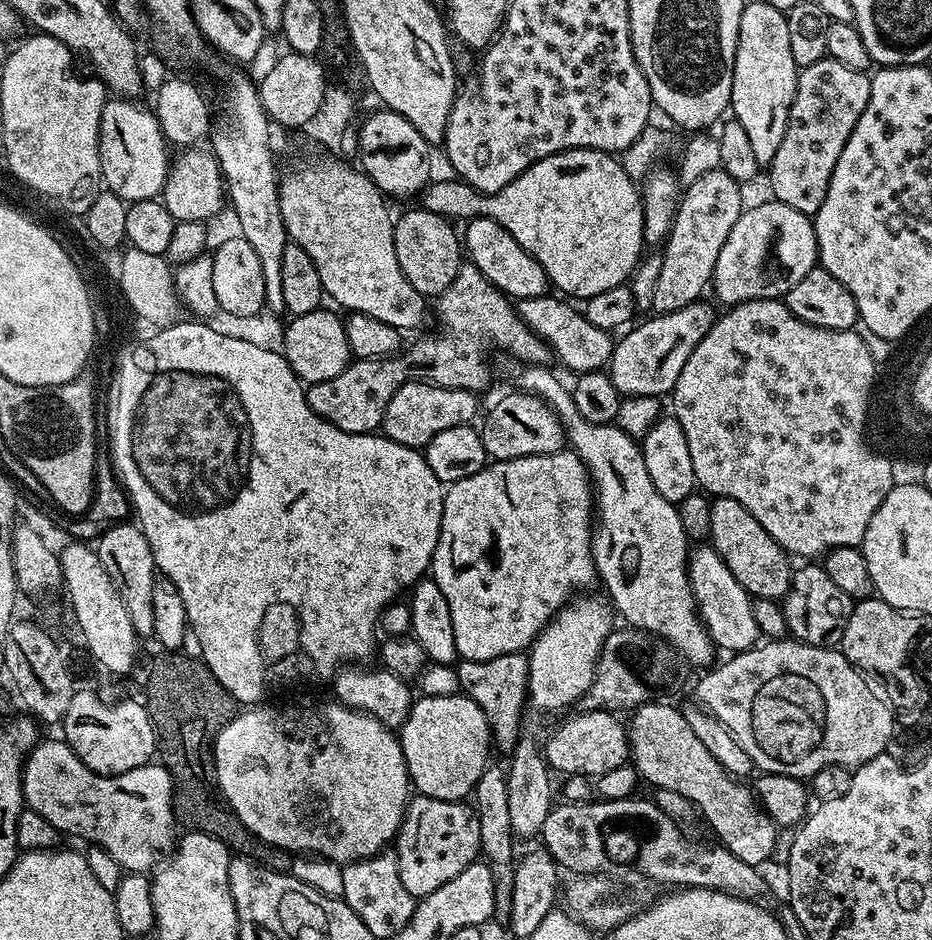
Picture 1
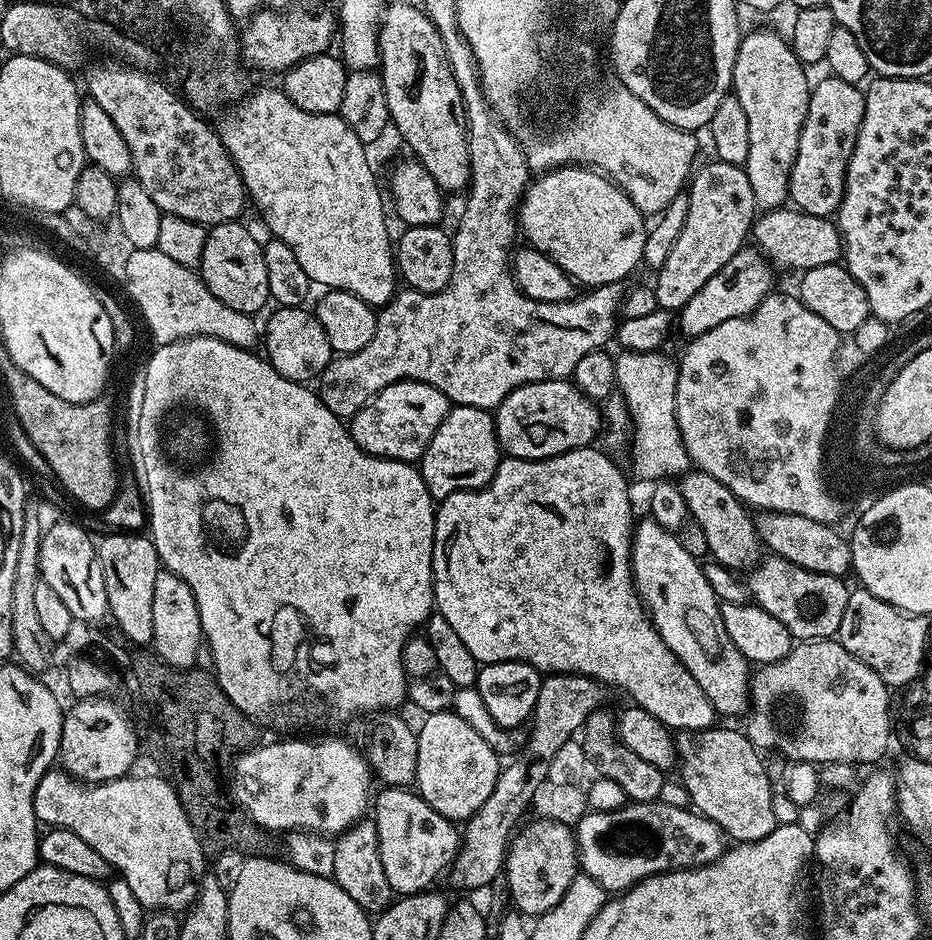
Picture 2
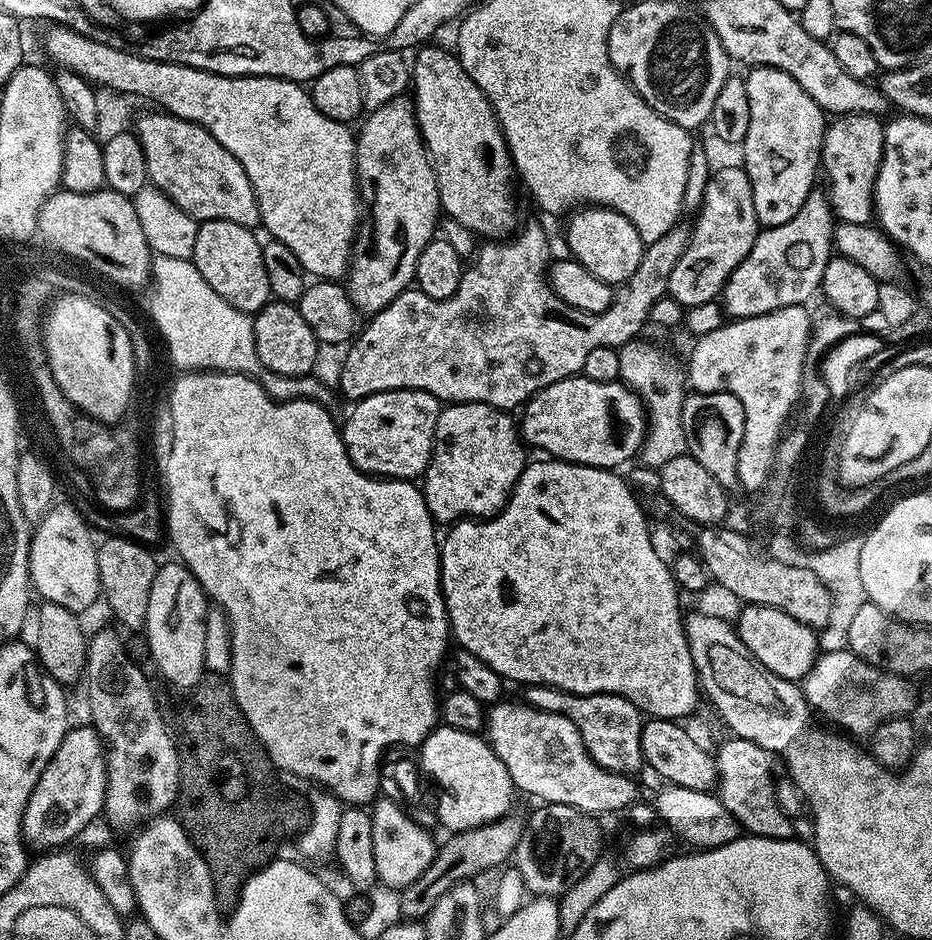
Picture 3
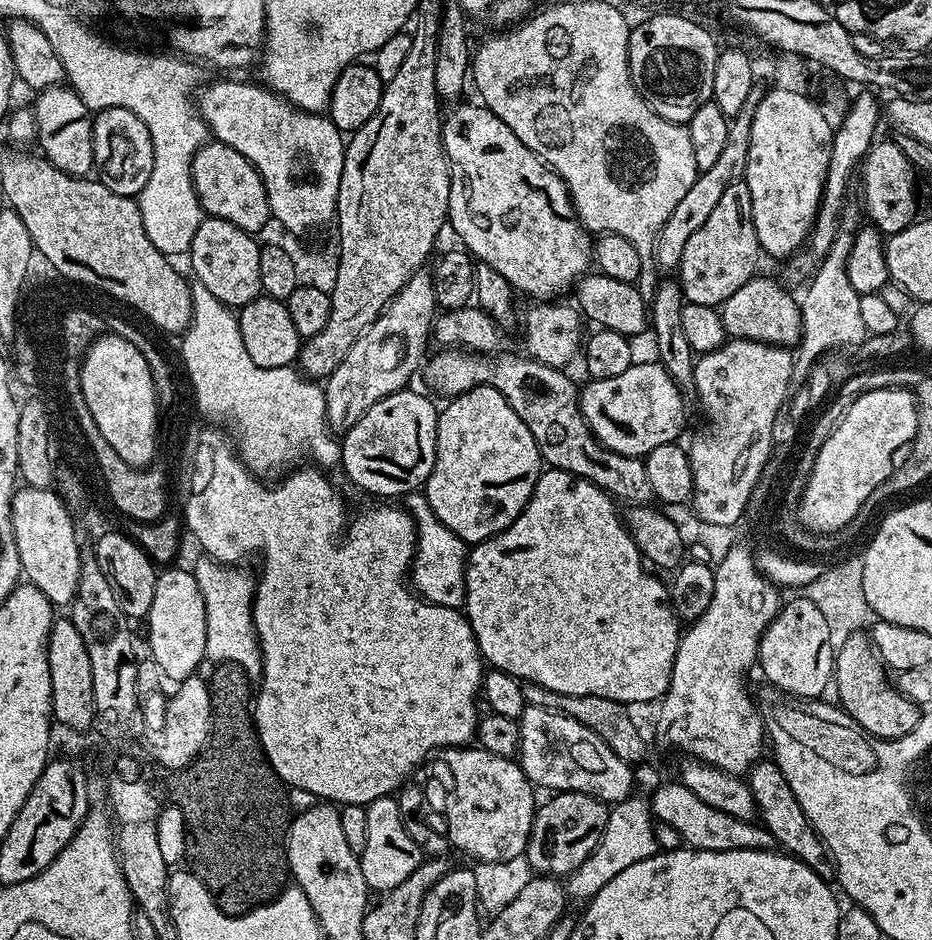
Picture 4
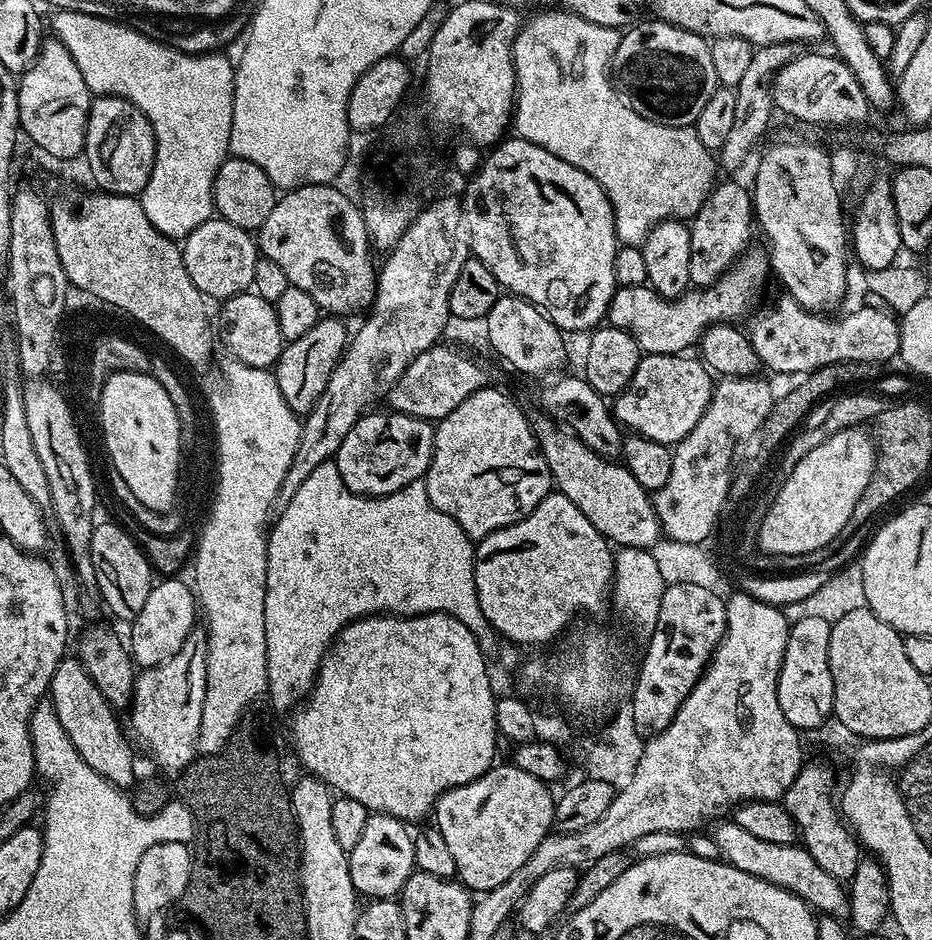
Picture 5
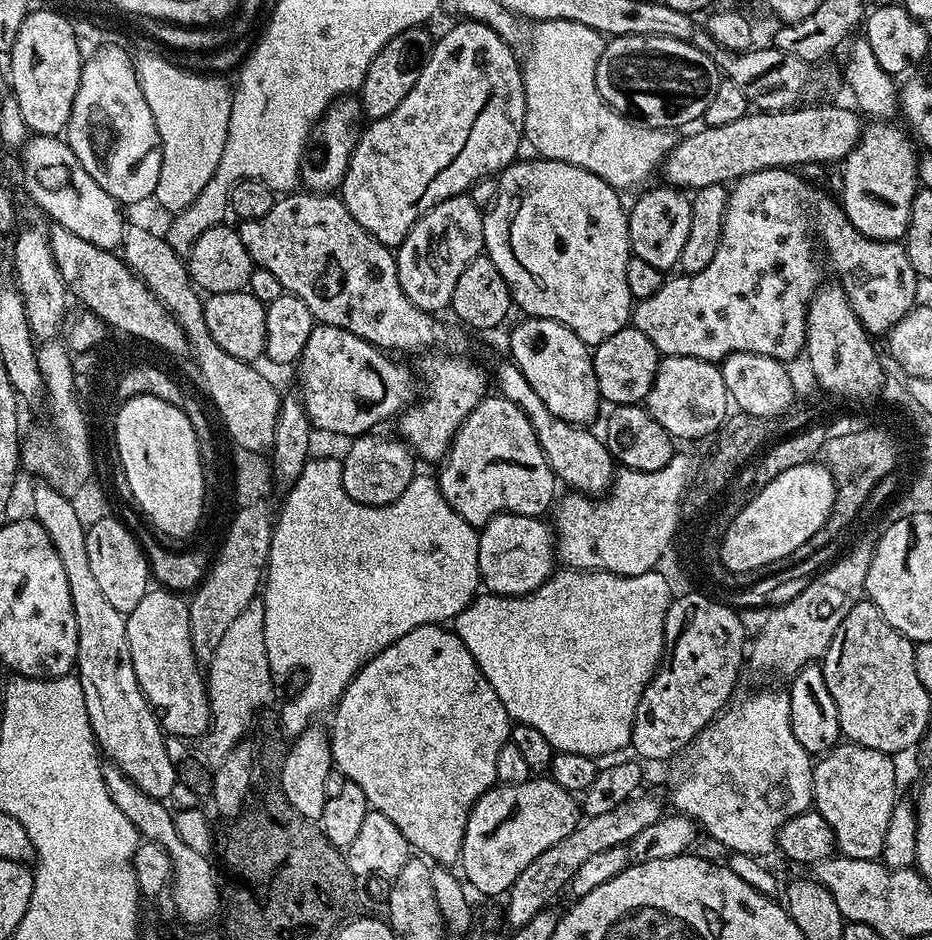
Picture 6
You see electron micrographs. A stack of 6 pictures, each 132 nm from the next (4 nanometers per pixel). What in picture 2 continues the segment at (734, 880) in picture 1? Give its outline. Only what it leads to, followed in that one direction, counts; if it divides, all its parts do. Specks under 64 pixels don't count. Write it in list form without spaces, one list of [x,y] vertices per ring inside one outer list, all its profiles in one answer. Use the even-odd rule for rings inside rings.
[[[660,801],[640,804],[632,802],[616,811],[587,811],[576,823],[574,831],[581,871],[612,894],[628,891],[633,885],[664,872],[712,864],[726,850],[723,832],[712,820],[694,810],[666,806]]]

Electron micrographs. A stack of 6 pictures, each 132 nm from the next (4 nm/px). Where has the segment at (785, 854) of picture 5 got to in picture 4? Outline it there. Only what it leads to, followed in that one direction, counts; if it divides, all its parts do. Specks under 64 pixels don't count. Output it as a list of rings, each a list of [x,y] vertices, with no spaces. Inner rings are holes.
[[[679,782],[661,783],[660,788],[650,796],[651,815],[657,821],[669,823],[681,835],[683,843],[701,852],[725,852],[726,850],[772,850],[777,847],[776,840],[763,823],[730,818],[722,810],[702,802],[702,798],[690,794],[686,786]]]

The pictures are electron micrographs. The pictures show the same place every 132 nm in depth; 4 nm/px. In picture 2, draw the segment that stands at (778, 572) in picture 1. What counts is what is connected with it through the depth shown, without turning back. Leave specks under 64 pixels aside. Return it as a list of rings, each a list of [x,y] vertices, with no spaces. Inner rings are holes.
[[[689,470],[679,477],[678,485],[688,507],[689,517],[696,520],[706,533],[708,551],[715,563],[733,570],[751,569],[762,556],[762,543],[756,533],[753,513],[739,495],[735,496],[731,492],[733,489],[729,485],[723,484],[720,477],[711,471],[708,472]]]

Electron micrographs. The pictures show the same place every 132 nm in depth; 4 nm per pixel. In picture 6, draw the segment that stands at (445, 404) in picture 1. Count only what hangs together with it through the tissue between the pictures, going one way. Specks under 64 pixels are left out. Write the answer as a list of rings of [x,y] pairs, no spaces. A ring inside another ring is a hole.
[[[365,434],[351,441],[348,453],[342,456],[342,486],[350,498],[359,504],[382,506],[394,502],[410,486],[413,476],[417,475],[417,457],[411,448],[399,438],[391,440],[388,436]]]

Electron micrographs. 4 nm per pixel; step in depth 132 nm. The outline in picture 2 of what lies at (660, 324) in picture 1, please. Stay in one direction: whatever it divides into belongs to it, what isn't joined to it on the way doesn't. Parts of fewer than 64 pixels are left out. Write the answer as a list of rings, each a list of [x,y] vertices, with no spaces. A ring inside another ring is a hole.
[[[745,246],[686,302],[678,312],[678,328],[685,332],[685,337],[691,338],[706,334],[706,330],[714,330],[722,322],[730,318],[742,318],[749,316],[760,305],[762,298],[766,298],[773,291],[772,275],[774,269],[755,247]]]

